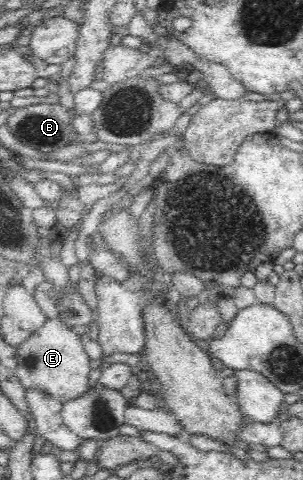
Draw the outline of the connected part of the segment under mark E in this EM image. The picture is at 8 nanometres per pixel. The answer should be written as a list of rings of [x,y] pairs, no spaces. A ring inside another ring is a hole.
[[[46,318],[41,329],[18,346],[17,378],[25,388],[42,388],[47,394],[66,401],[79,398],[91,387],[87,376],[94,367],[81,344],[81,337],[59,318]]]

